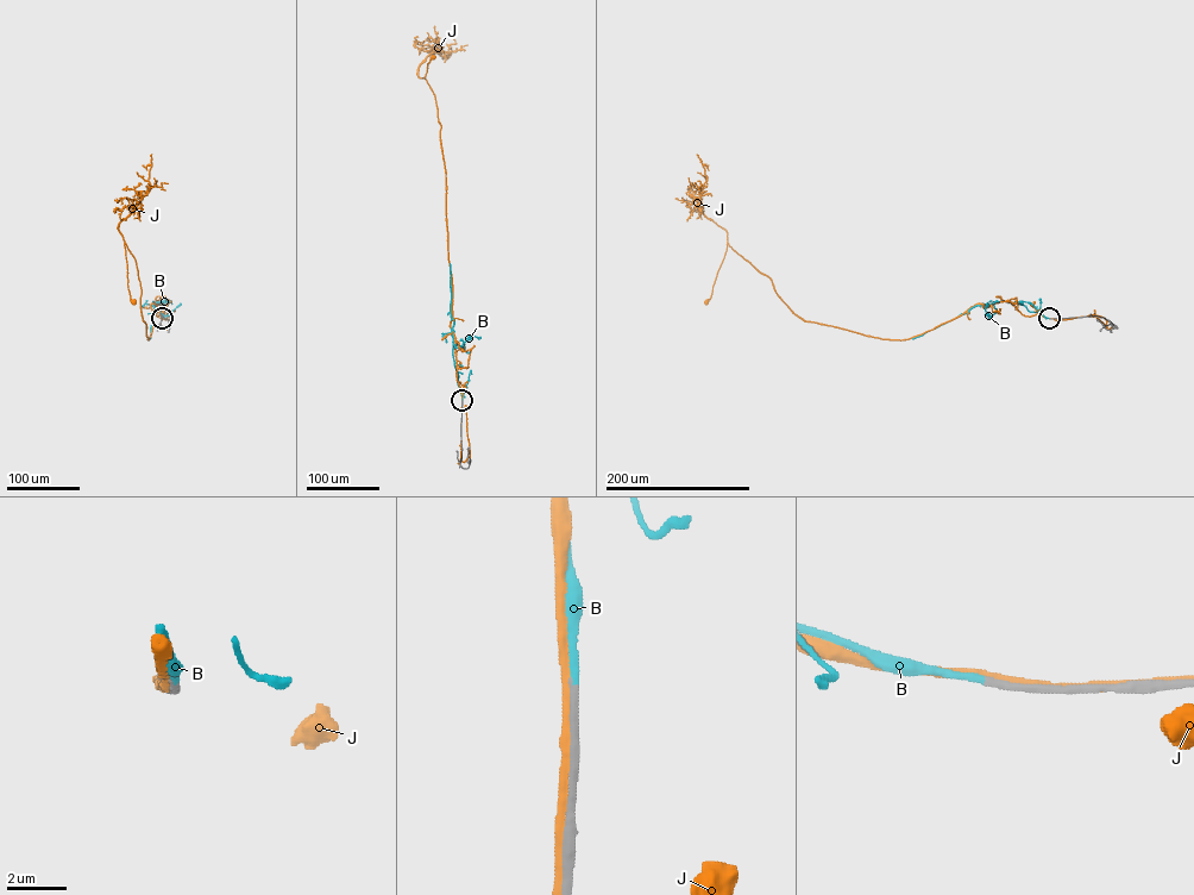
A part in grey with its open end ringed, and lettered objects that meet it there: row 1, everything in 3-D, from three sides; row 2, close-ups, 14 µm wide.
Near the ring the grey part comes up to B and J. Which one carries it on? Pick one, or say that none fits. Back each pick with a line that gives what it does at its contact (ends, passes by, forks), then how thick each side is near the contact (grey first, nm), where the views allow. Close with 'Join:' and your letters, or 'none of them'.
B: it ends | 260/240 nm
Join: B

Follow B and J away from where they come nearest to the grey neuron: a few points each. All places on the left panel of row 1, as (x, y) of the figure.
B: (162, 318), (154, 301), (150, 338)
J: (162, 318), (156, 315), (156, 301), (150, 305), (152, 329), (148, 339), (136, 263), (125, 242), (133, 302)

